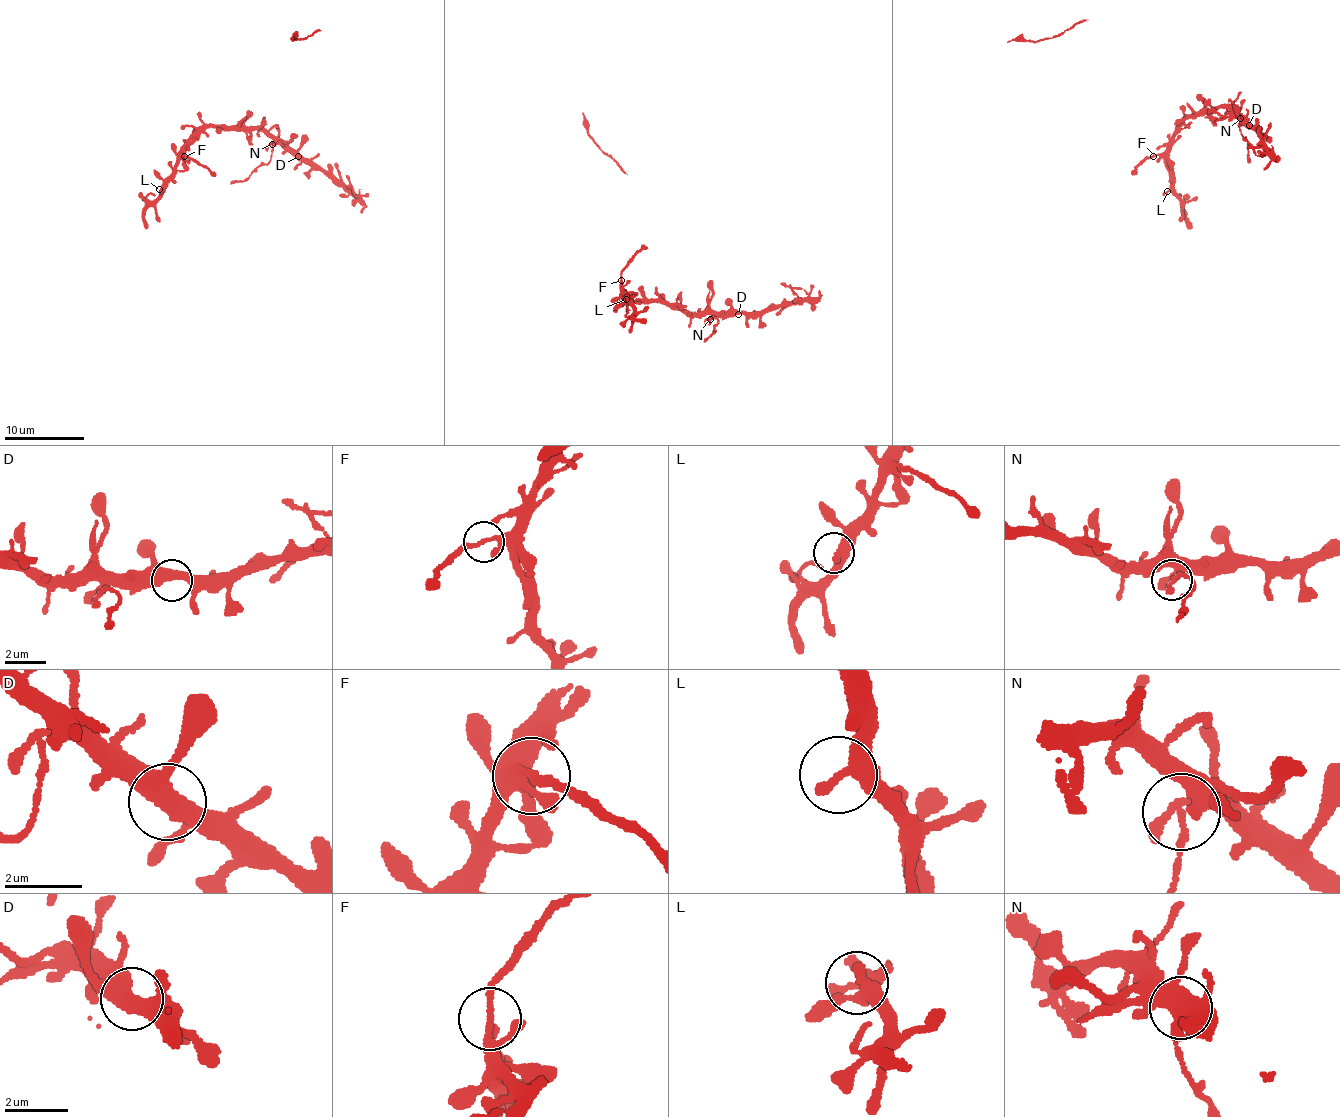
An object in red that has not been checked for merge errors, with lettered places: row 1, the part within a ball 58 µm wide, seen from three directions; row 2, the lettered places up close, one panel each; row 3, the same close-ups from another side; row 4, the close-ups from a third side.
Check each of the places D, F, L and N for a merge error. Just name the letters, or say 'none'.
F, N

